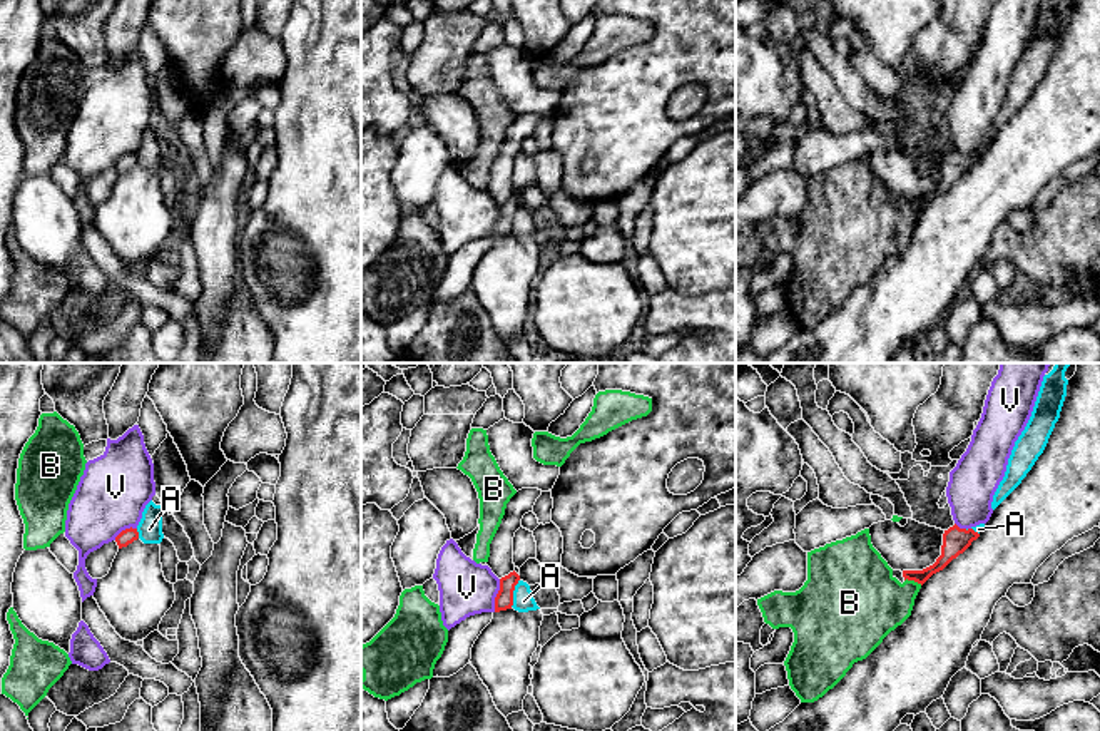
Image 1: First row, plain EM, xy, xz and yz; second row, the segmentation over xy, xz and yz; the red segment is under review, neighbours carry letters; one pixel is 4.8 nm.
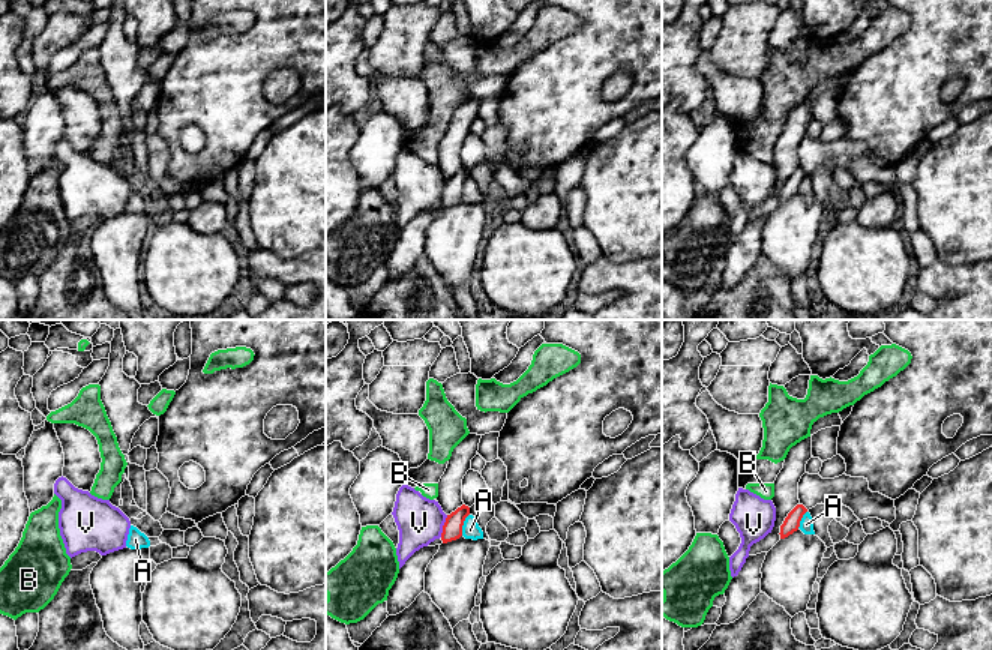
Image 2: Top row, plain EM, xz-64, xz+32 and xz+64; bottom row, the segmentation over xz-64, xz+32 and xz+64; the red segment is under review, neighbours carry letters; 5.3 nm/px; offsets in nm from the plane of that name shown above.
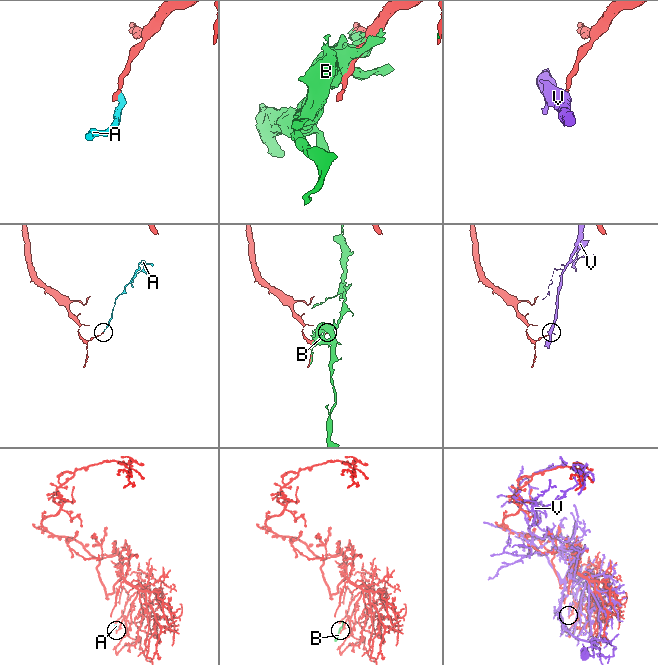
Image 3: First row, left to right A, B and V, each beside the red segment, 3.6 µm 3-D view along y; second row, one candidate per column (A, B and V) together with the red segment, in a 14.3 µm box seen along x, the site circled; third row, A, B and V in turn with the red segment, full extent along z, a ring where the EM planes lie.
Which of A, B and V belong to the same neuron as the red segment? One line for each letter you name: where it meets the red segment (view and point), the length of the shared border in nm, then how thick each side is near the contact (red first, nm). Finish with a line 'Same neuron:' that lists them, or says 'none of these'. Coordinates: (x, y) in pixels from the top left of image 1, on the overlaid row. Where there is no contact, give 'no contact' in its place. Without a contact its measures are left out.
Same neuron: none of these

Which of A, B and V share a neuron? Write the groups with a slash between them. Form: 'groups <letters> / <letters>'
groups A / B / V

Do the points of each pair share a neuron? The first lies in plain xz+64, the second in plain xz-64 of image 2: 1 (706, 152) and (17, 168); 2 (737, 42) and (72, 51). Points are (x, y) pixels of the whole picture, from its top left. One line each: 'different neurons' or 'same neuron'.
1: different neurons
2: different neurons

